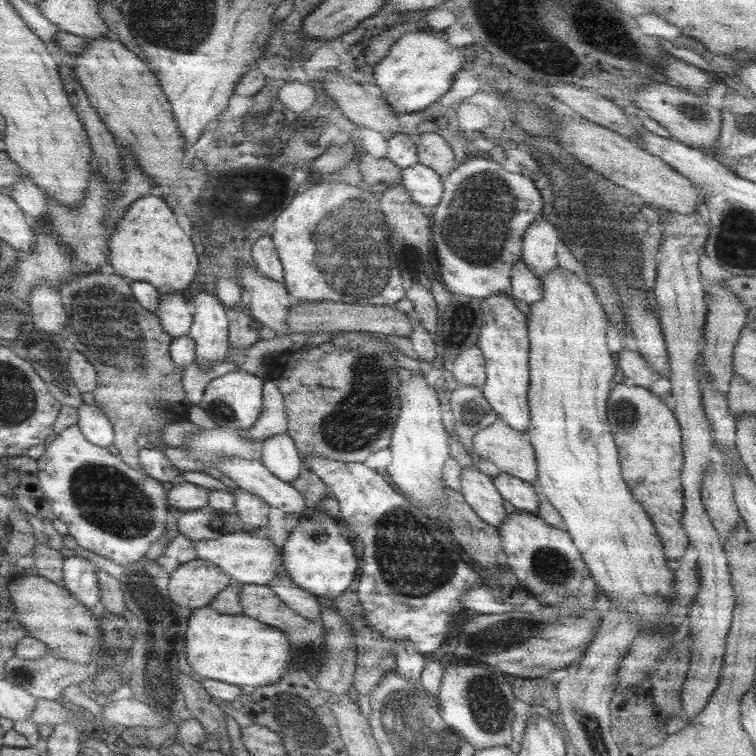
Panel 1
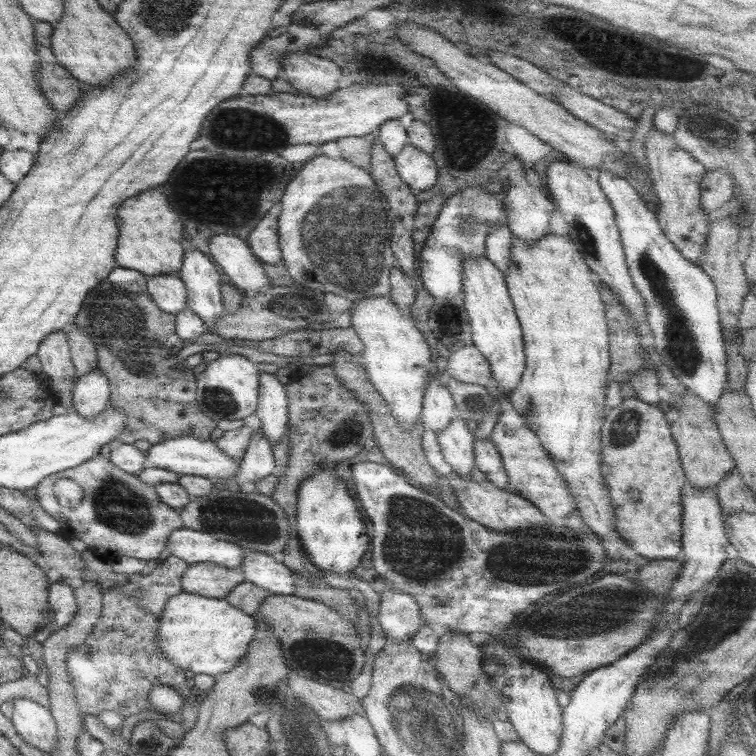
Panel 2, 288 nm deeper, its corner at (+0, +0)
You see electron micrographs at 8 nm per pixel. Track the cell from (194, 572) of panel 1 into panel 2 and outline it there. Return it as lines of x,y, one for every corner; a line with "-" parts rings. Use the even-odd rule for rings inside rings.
193,564
181,574
181,592
225,600
227,594
241,582
245,582
241,568
229,570
217,564

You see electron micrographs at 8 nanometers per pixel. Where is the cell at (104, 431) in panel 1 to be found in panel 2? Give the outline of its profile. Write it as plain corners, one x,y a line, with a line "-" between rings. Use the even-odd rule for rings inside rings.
97,370
79,376
75,386
73,386
73,412
79,414
83,420
93,420
99,416
103,410
111,406
109,402
109,384
105,376

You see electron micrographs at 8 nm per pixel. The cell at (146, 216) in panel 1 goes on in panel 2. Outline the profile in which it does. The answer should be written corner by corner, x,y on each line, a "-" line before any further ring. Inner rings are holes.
157,188
145,190
135,198
127,198
117,212
117,248
115,248
115,268
105,278
115,288
127,292
145,294
147,278
153,276
173,276
179,272
185,250
183,250
183,224
171,202

